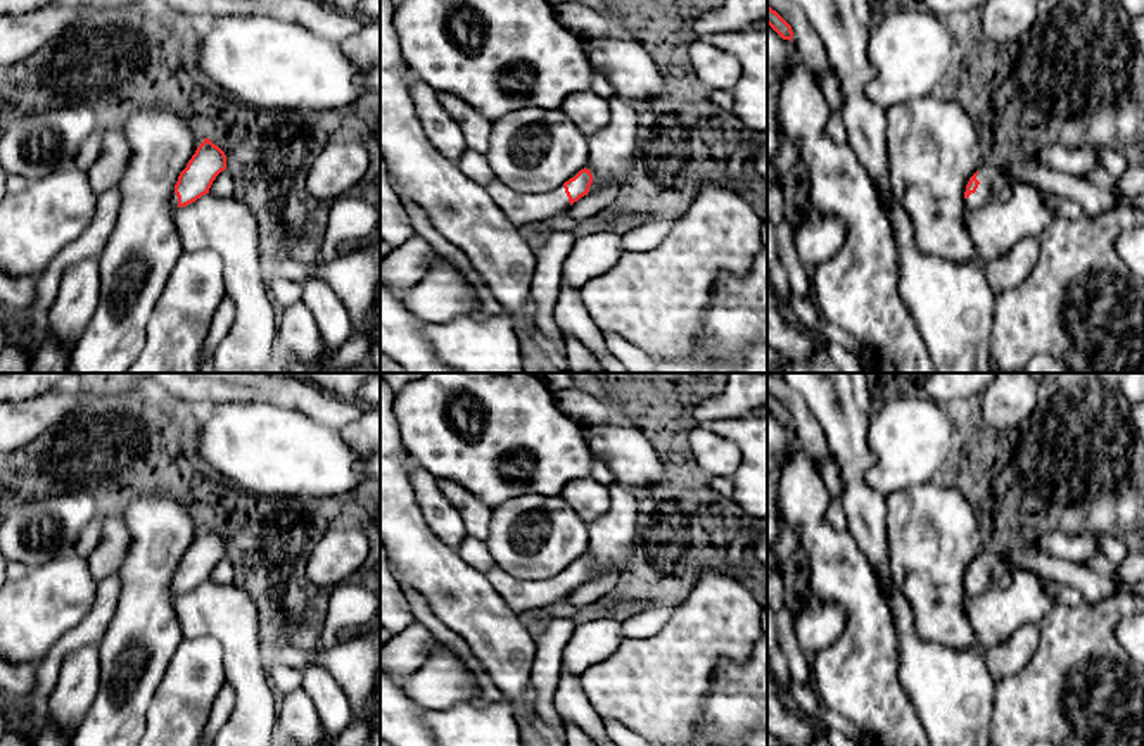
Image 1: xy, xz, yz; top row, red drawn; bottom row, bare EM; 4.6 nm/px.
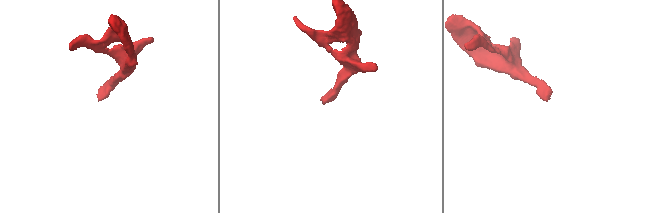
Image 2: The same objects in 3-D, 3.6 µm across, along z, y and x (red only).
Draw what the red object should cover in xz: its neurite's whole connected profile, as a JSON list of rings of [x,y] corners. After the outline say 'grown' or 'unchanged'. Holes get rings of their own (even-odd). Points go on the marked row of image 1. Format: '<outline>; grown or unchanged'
[[[584,168],[548,193],[517,193],[498,180],[491,181],[486,190],[506,214],[508,221],[520,230],[524,224],[550,221],[563,214],[574,202],[588,195],[591,183],[593,174]]]; grown

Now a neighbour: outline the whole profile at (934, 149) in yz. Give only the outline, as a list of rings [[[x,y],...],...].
[[[938,92],[895,104],[885,112],[890,186],[912,221],[918,249],[954,264],[980,261],[963,224],[968,211],[964,192],[982,166],[997,173],[1002,164],[992,166],[985,157],[969,107],[950,92]]]

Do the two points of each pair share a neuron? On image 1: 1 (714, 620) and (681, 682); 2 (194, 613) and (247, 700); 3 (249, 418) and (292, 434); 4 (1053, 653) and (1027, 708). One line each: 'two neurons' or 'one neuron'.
1: one neuron
2: one neuron
3: one neuron
4: one neuron

